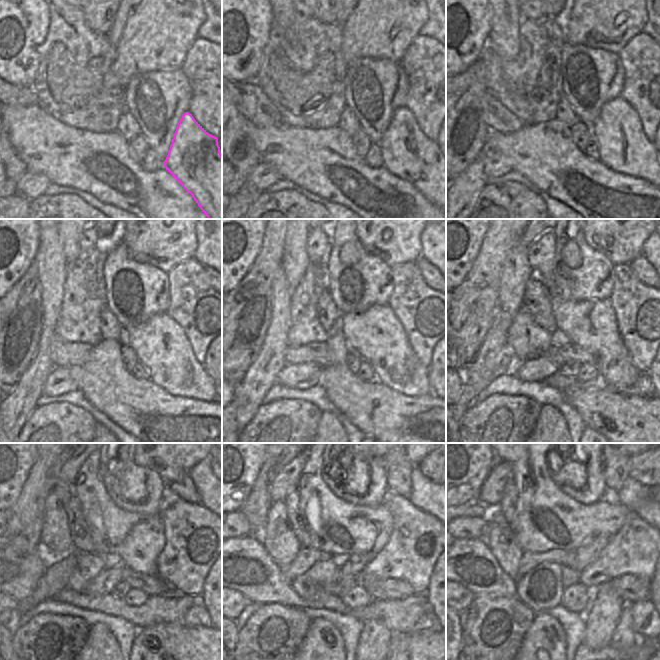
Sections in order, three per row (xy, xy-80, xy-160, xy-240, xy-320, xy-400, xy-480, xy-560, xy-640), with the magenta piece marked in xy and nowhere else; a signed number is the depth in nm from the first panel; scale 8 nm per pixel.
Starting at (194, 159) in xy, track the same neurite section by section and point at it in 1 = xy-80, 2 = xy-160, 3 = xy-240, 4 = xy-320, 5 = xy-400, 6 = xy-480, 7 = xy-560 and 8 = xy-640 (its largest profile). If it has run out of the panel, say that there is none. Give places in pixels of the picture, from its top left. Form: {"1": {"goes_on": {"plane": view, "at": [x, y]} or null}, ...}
{"1": {"goes_on": {"plane": "xy-80", "at": [407, 153]}}, "2": {"goes_on": {"plane": "xy-160", "at": [623, 147]}}, "3": {"goes_on": {"plane": "xy-240", "at": [160, 344]}}, "4": {"goes_on": {"plane": "xy-320", "at": [376, 335]}}, "5": {"goes_on": {"plane": "xy-400", "at": [590, 324]}}, "6": {"goes_on": {"plane": "xy-480", "at": [138, 540]}}, "7": {"goes_on": {"plane": "xy-560", "at": [335, 526]}}, "8": {"goes_on": {"plane": "xy-640", "at": [546, 519]}}}

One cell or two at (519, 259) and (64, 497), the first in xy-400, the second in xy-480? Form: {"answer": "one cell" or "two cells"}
{"answer": "one cell"}

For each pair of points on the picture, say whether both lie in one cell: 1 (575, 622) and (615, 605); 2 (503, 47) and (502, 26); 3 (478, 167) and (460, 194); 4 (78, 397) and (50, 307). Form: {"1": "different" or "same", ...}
{"1": "different", "2": "same", "3": "same", "4": "different"}

